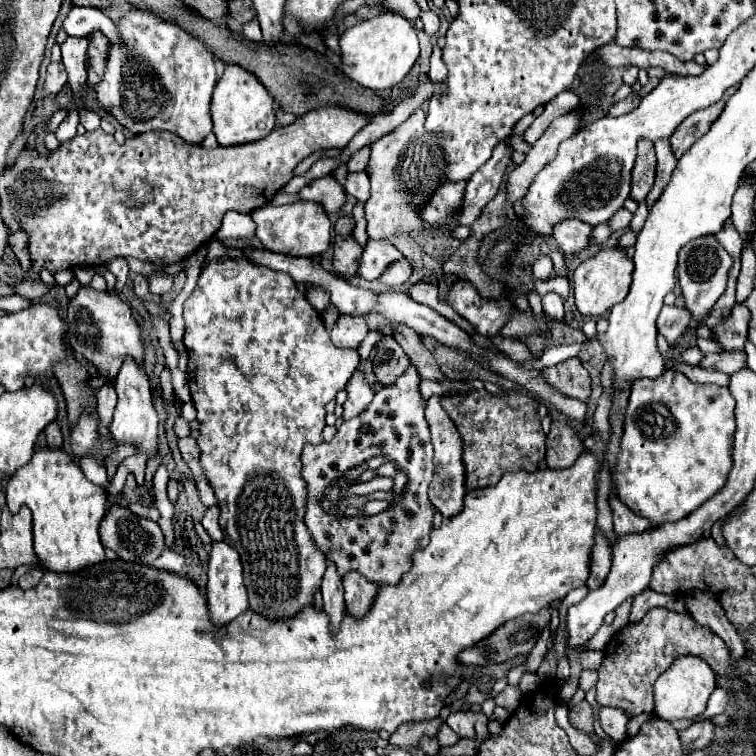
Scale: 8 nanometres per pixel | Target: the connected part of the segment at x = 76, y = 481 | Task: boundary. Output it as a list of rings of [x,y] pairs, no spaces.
[[[51,448],[37,450],[27,466],[19,468],[7,484],[7,506],[11,514],[17,514],[21,506],[29,506],[33,514],[33,536],[35,536],[35,554],[43,564],[43,570],[49,572],[79,572],[87,566],[99,564],[105,560],[105,548],[99,540],[99,522],[107,510],[107,492],[105,488],[89,482],[81,468],[69,458],[67,452],[53,452]]]

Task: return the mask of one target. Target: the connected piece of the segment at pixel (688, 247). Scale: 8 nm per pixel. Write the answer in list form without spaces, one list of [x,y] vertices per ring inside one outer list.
[[[701,236],[697,240],[691,240],[691,244],[685,244],[685,248],[681,248],[677,276],[679,276],[681,296],[685,300],[685,308],[691,312],[693,324],[701,322],[711,312],[711,308],[719,300],[719,296],[725,292],[727,272],[729,272],[731,264],[733,264],[733,258],[721,248],[721,244],[715,240],[715,236]]]

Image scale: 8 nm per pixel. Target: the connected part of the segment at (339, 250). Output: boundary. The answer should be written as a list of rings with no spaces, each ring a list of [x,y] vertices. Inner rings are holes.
[[[353,236],[349,238],[339,238],[335,240],[335,254],[333,254],[333,270],[335,274],[341,276],[355,276],[357,268],[359,268],[359,260],[361,260],[361,252],[363,248],[353,240]]]

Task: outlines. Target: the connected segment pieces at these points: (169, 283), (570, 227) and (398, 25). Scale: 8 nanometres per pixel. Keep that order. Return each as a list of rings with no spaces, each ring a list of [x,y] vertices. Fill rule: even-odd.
[[[153,274],[149,276],[149,292],[151,294],[165,294],[173,288],[173,276],[167,274]]]
[[[565,220],[553,228],[553,238],[559,242],[565,254],[577,254],[589,246],[593,226],[581,220]]]
[[[385,12],[347,28],[339,38],[339,50],[341,70],[347,78],[371,90],[389,90],[409,74],[411,66],[419,56],[417,30],[403,16]]]

